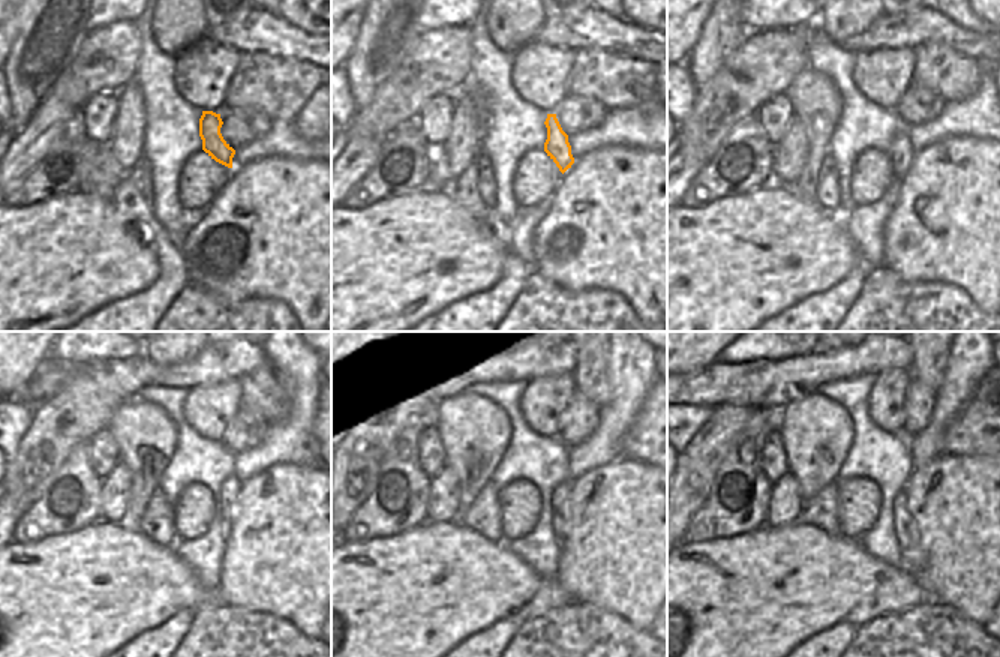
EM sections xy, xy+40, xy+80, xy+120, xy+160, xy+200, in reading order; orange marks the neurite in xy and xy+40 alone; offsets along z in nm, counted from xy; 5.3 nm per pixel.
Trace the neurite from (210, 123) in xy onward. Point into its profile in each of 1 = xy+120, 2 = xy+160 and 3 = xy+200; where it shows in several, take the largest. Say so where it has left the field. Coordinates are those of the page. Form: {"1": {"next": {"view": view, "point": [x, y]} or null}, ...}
{"1": {"next": {"view": "xy+120", "point": [230, 489]}}, "2": {"next": {"view": "xy+160", "point": [562, 492]}}, "3": {"next": {"view": "xy+200", "point": [912, 552]}}}

